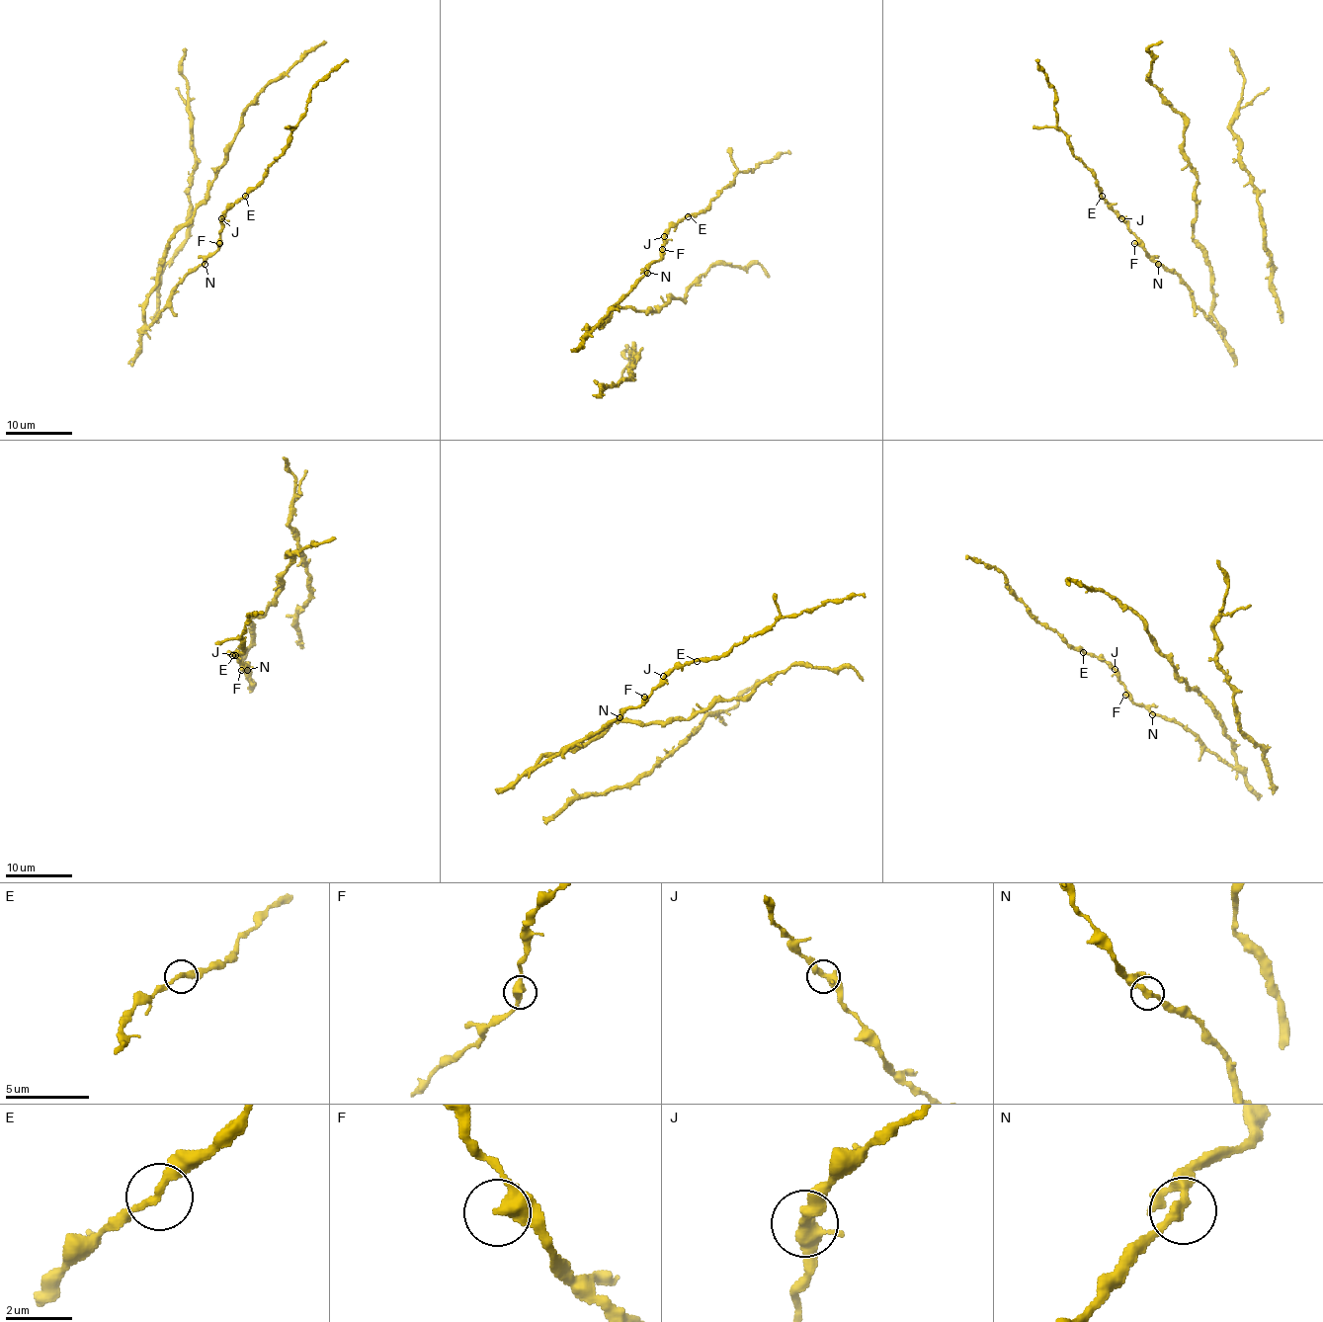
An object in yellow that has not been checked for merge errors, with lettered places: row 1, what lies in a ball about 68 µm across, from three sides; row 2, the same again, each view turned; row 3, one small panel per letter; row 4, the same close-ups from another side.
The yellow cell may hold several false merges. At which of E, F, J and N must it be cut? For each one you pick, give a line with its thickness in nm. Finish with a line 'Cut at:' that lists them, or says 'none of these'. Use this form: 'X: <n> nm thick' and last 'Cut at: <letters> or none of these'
Cut at: none of these

